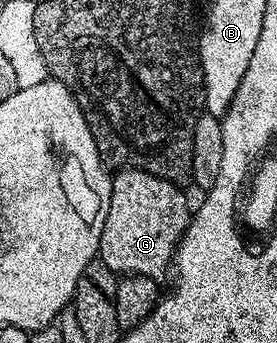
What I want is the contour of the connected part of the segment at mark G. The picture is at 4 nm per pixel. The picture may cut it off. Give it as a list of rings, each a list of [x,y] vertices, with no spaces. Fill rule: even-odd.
[[[125,167],[114,172],[111,178],[113,190],[111,191],[110,210],[107,211],[106,223],[103,224],[99,260],[111,272],[118,275],[139,273],[154,279],[160,278],[160,273],[168,265],[170,268],[177,245],[181,242],[181,236],[185,234],[185,228],[189,225],[191,204],[189,205],[188,199],[185,198],[180,184],[164,181],[163,178],[151,175],[142,169]]]

